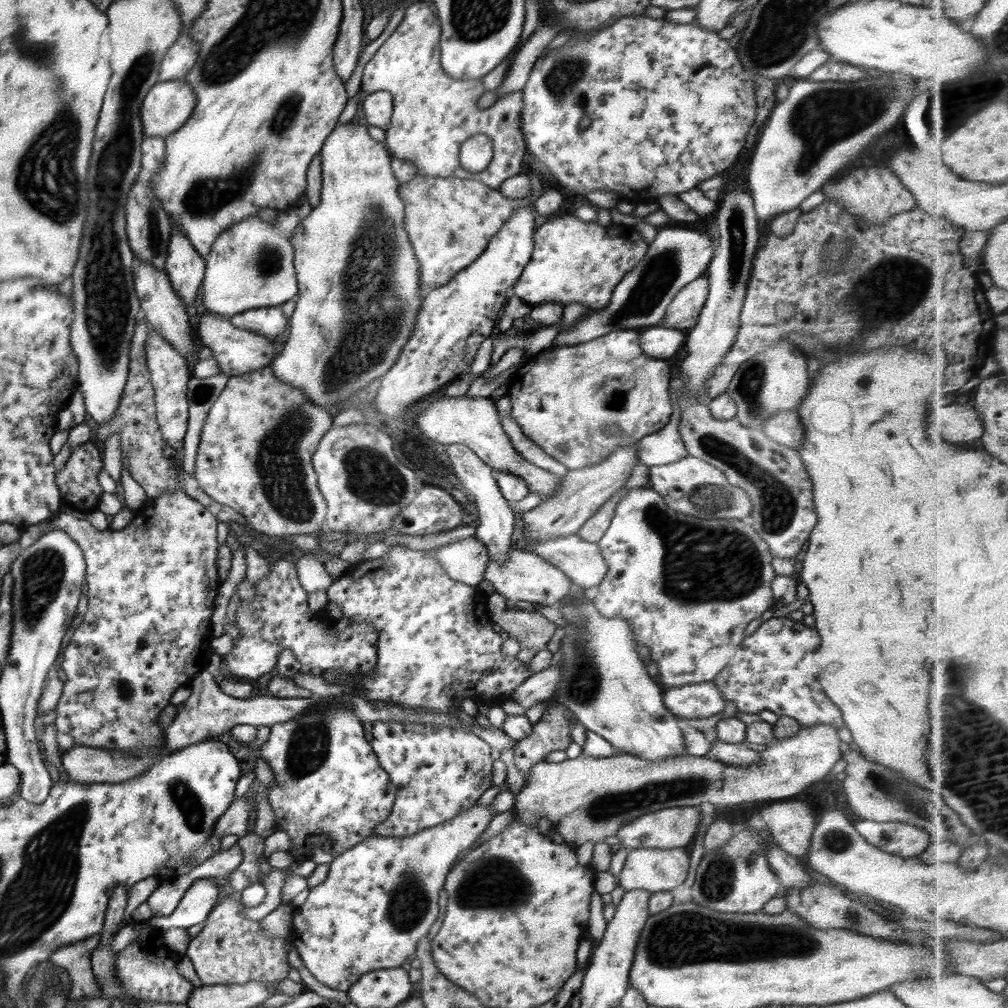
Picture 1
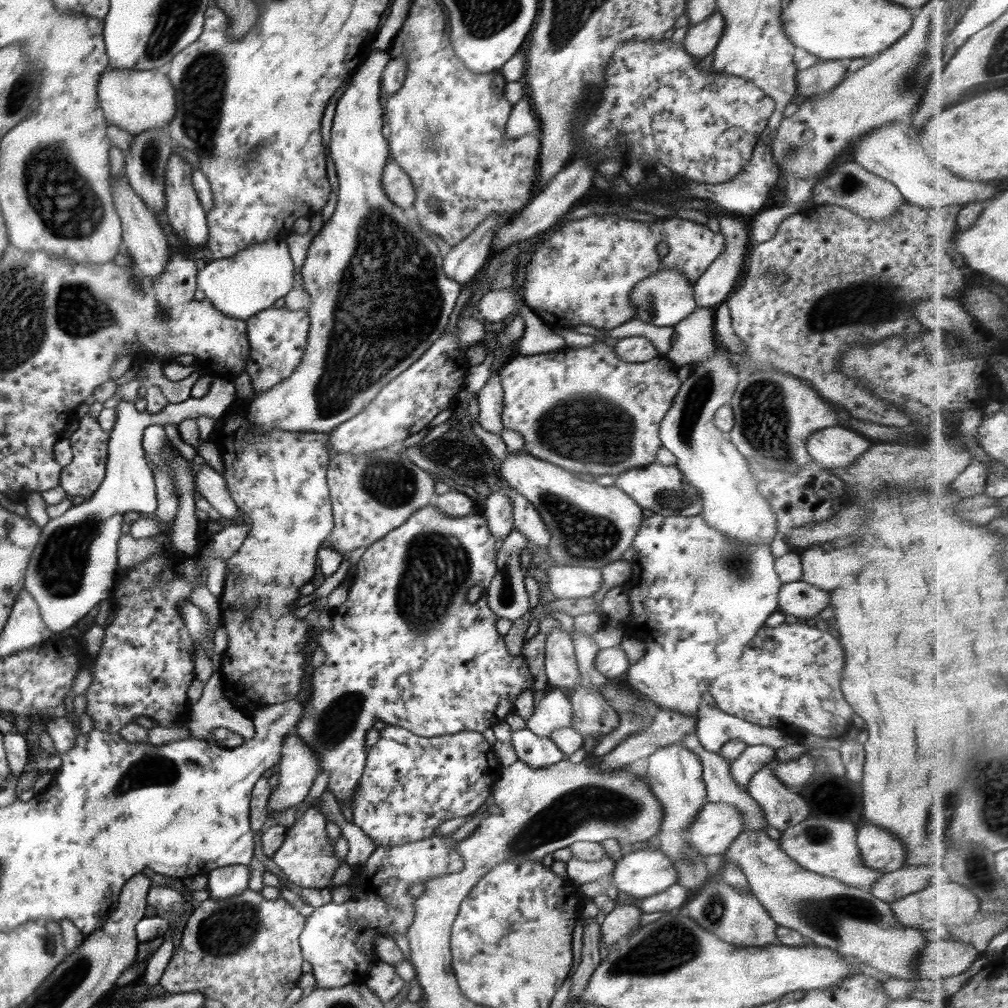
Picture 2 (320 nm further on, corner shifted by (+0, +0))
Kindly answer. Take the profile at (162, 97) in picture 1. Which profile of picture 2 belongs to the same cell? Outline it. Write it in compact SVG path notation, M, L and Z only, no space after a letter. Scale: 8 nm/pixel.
M110 67L98 79L97 99L109 124L115 124L132 135L148 129L162 129L176 114L174 87L166 74L158 69L124 70Z

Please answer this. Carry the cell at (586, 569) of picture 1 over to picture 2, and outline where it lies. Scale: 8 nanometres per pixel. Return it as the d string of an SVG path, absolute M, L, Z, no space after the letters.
M512 488L505 492L512 501L514 529L522 531L522 534L526 535L532 549L547 549L551 534L533 504Z

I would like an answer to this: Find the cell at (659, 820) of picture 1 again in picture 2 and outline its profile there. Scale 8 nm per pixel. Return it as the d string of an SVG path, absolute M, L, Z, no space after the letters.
M706 802L690 825L687 841L705 857L725 854L743 828L745 822L738 807Z

